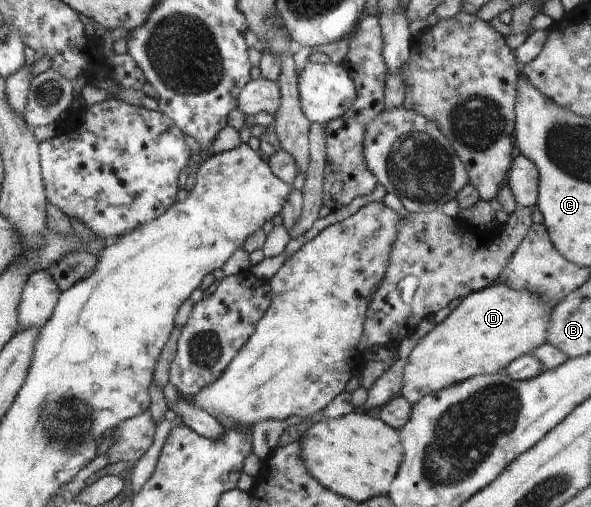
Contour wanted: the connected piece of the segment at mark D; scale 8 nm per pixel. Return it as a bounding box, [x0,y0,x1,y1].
[400,282,554,405]

